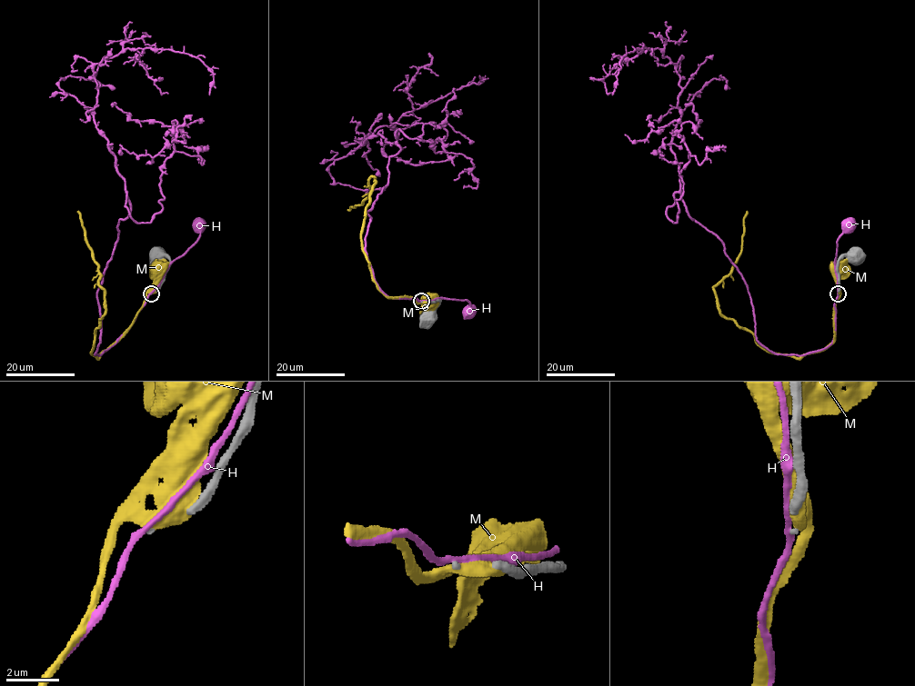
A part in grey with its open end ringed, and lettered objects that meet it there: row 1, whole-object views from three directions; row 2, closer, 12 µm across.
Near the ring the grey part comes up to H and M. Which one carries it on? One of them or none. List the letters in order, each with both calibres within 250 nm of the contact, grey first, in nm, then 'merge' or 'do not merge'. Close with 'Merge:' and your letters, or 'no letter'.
H: 100/240 nm | do not merge
M: 100/500 nm | do not merge
Merge: no letter

